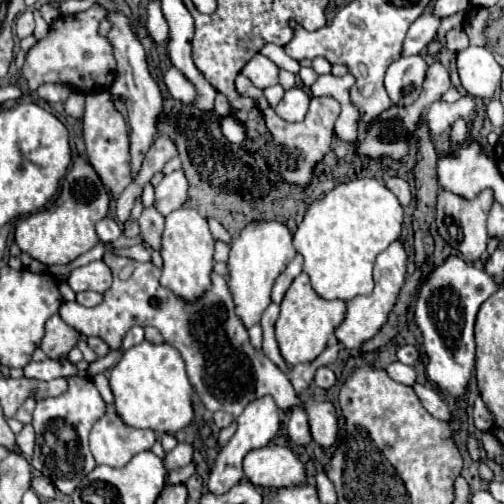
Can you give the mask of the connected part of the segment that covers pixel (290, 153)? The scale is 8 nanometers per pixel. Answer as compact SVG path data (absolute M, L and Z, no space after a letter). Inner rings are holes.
M312 97L310 109L302 123L288 123L280 119L272 107L268 107L264 111L264 119L266 119L268 131L272 133L272 141L266 145L266 159L272 165L272 169L280 171L280 175L288 183L308 185L312 179L314 165L330 151L334 123L338 115L340 115L340 103L334 97Z

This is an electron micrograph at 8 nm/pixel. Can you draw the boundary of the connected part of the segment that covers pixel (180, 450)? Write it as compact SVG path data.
M178 443L178 445L164 457L164 465L166 465L167 472L190 464L193 453L194 448L192 445L188 445L188 443Z

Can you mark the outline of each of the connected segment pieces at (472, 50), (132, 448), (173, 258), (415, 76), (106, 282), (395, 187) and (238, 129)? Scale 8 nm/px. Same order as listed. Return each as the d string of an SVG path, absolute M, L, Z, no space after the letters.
M470 45L458 53L456 59L462 87L478 99L490 99L500 85L502 67L486 47Z
M106 411L90 431L90 451L98 465L124 467L136 453L152 449L156 433L126 425L116 411Z
M180 207L172 211L166 217L166 229L162 233L162 249L160 255L164 259L162 265L162 277L160 283L168 289L172 289L178 297L184 297L186 301L194 301L204 293L210 285L210 273L212 273L212 255L214 255L214 237L210 233L208 221L190 207Z
M420 55L400 57L394 63L390 63L384 77L384 87L392 105L408 107L418 99L426 69L428 65Z
M92 261L84 267L78 267L68 277L68 285L74 289L74 293L80 291L98 291L104 293L112 285L112 273L110 267L104 261Z
M392 177L392 179L386 181L386 187L398 197L398 201L400 201L402 207L408 207L408 203L410 203L410 199L412 199L412 193L410 193L410 187L408 187L408 183L406 183L404 179Z
M224 117L224 121L222 121L222 135L234 145L240 145L246 139L244 137L244 127L232 117Z

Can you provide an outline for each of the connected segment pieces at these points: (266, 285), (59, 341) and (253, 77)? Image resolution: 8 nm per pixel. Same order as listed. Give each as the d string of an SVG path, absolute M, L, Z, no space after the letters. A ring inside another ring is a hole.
M254 219L250 221L238 239L232 241L230 247L230 291L236 301L236 313L240 313L240 319L246 327L252 327L260 321L262 311L270 303L270 289L276 281L276 277L286 269L286 265L296 257L296 249L292 245L292 233L282 221L274 219Z
M56 313L46 321L46 335L40 347L50 359L58 359L60 355L68 353L76 345L76 341L76 329L64 323L62 317Z
M256 53L256 57L252 57L244 65L242 75L246 75L258 89L266 89L266 87L278 83L278 71L280 69L278 69L278 65L274 61L270 61L262 53Z

